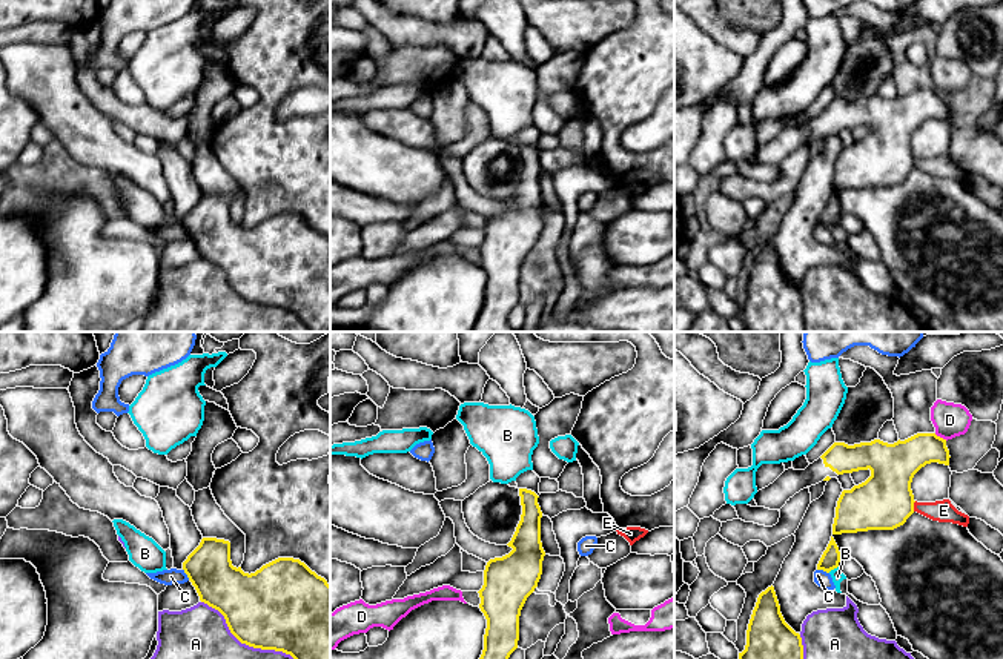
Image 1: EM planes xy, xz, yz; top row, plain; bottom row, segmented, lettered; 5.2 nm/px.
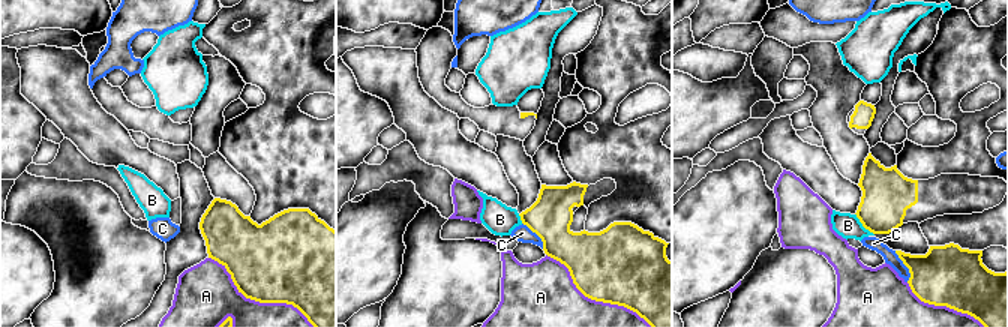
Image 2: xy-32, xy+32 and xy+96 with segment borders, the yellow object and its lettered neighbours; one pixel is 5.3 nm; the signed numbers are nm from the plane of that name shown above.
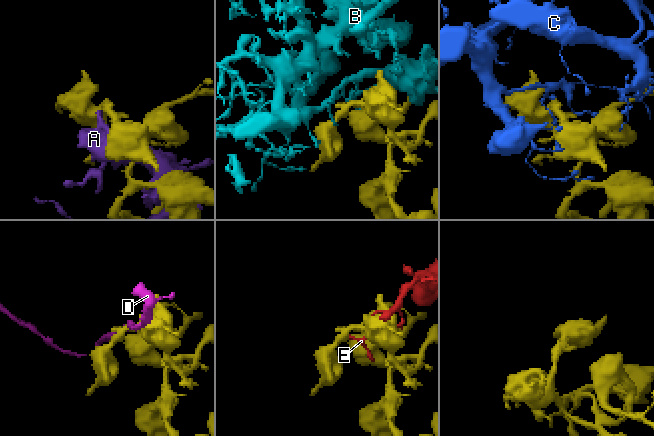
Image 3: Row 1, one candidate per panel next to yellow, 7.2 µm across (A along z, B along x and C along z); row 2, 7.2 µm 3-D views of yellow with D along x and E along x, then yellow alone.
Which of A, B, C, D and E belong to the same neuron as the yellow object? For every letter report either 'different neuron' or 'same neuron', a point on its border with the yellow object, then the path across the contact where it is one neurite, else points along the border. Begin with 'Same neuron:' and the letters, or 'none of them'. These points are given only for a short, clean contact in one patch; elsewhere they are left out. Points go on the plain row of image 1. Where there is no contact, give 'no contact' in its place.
Same neuron: none of them
A: different neuron; contact xy (252, 301)
B: different neuron; contact yz (833, 225); border yz (837, 221), (828, 228)
C: different neuron; contact yz (824, 226)
D: different neuron; contact yz (939, 92); border yz (934, 89), (946, 96)
E: different neuron; contact yz (913, 162)

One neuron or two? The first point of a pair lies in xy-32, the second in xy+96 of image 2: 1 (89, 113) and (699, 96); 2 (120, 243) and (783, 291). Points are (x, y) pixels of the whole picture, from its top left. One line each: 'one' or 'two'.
1: two
2: one

